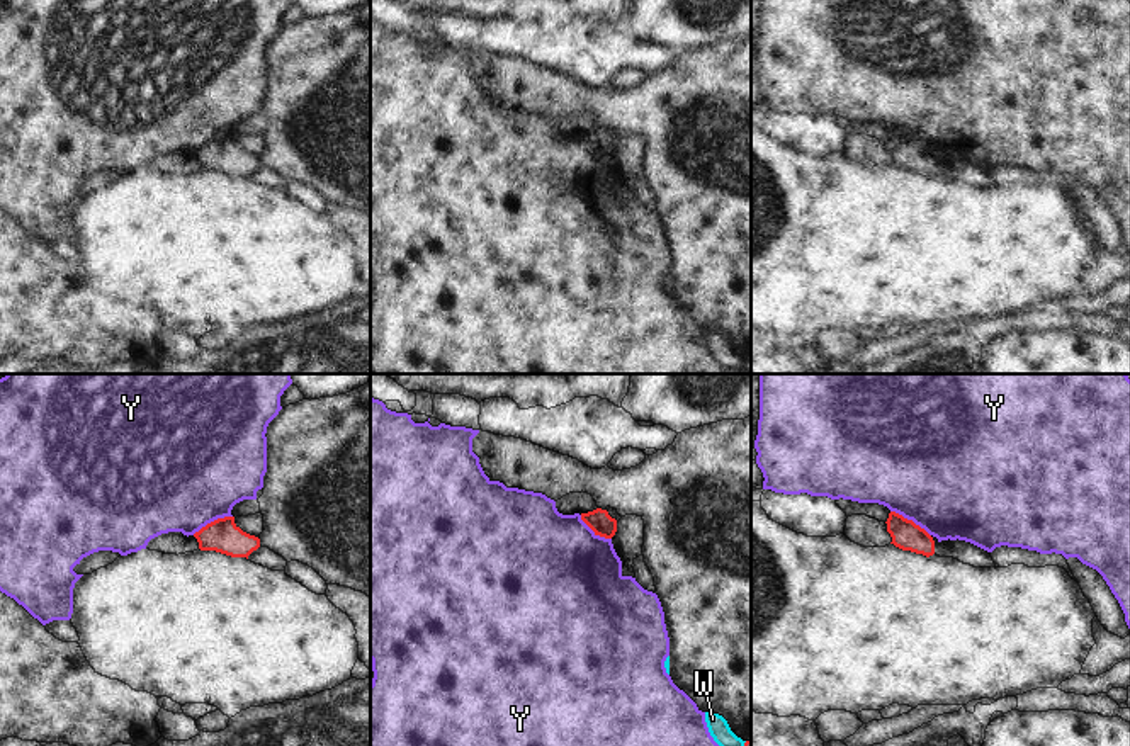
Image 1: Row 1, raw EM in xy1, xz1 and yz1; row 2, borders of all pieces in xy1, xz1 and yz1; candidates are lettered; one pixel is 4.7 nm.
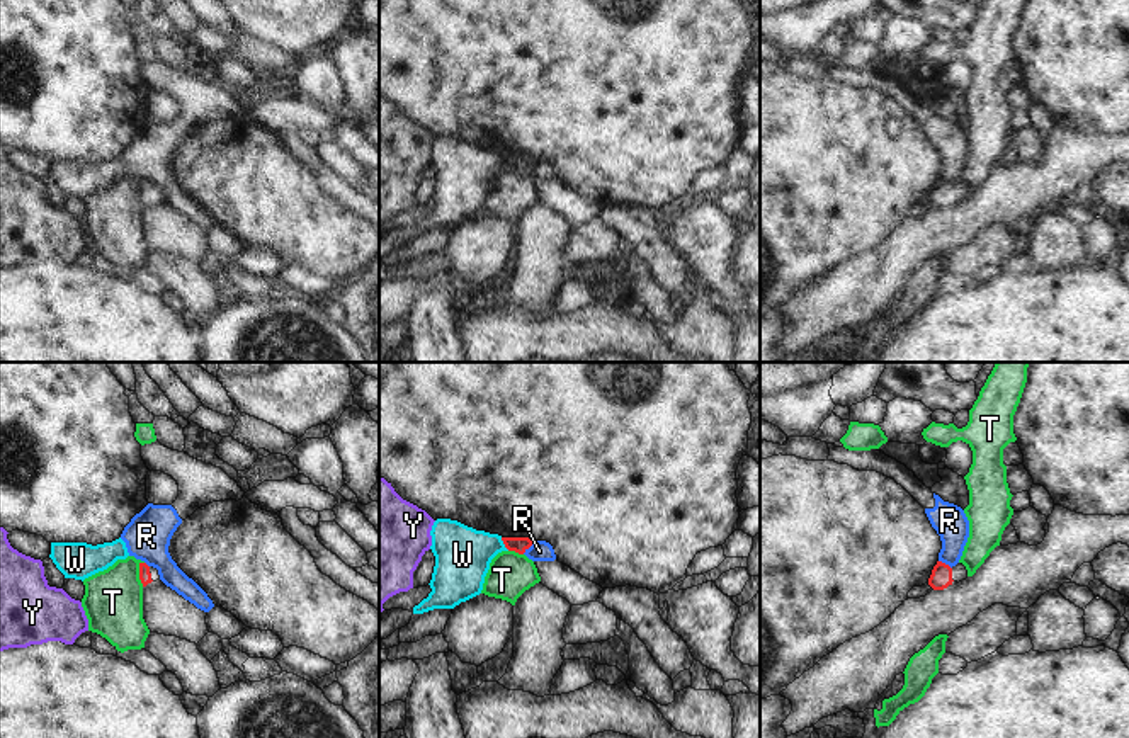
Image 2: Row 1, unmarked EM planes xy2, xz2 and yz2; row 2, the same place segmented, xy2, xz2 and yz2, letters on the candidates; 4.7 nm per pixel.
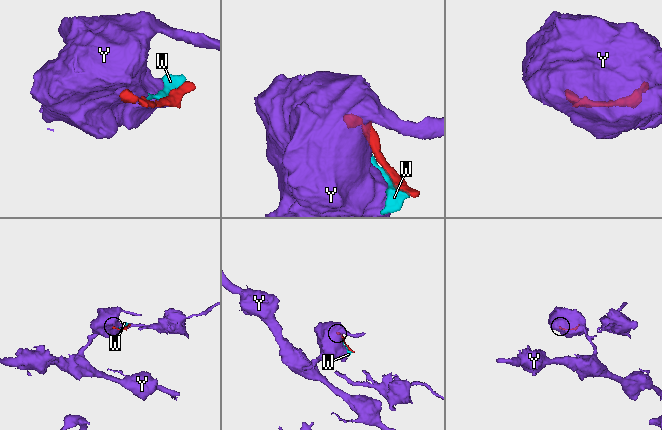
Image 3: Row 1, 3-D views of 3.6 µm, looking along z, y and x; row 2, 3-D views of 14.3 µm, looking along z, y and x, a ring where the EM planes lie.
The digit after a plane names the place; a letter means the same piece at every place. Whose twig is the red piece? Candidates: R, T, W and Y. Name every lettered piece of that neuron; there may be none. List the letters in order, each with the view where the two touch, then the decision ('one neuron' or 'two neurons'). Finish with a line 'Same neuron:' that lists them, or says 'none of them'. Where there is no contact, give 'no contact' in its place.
R: xz2 | two neurons
T: xy2 | two neurons
W: xz2 | two neurons
Y: yz1 | two neurons
Same neuron: none of them

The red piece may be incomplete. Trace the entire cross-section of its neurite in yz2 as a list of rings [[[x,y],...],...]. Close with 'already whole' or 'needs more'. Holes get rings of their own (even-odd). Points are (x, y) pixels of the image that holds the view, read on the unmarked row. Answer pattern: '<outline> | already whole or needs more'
[[[937,180],[937,184],[932,189],[932,194],[928,197],[928,204],[933,209],[944,209],[949,204],[952,204],[954,201],[962,201],[967,197],[967,189],[962,182],[957,182],[956,185],[949,185],[942,180]]] | needs more

